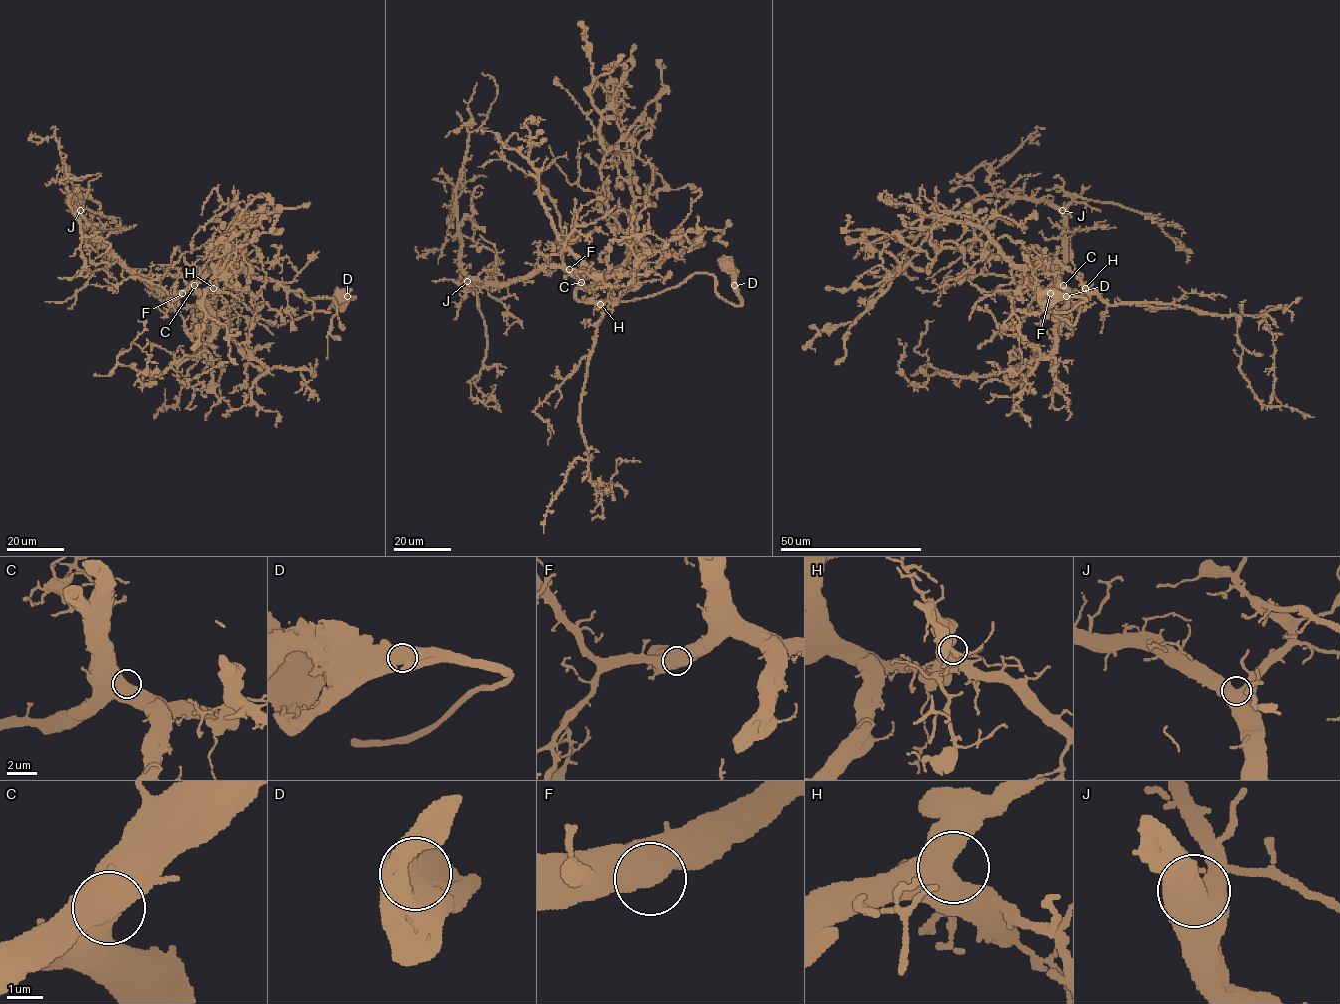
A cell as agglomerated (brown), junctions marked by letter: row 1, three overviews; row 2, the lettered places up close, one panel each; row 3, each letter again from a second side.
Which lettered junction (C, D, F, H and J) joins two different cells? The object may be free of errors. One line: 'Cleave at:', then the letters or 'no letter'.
Cleave at: no letter

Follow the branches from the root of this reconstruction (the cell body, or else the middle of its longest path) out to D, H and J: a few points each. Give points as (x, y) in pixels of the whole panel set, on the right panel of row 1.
D: (1053, 291), (1082, 293), (1081, 279), (1082, 304), (1072, 325), (1054, 311), (1068, 313), (1087, 300), (1066, 296)
H: (1053, 291), (1063, 288), (1083, 292), (1085, 288)
J: (1053, 291), (1048, 290), (1055, 282), (1064, 258), (1062, 210)

